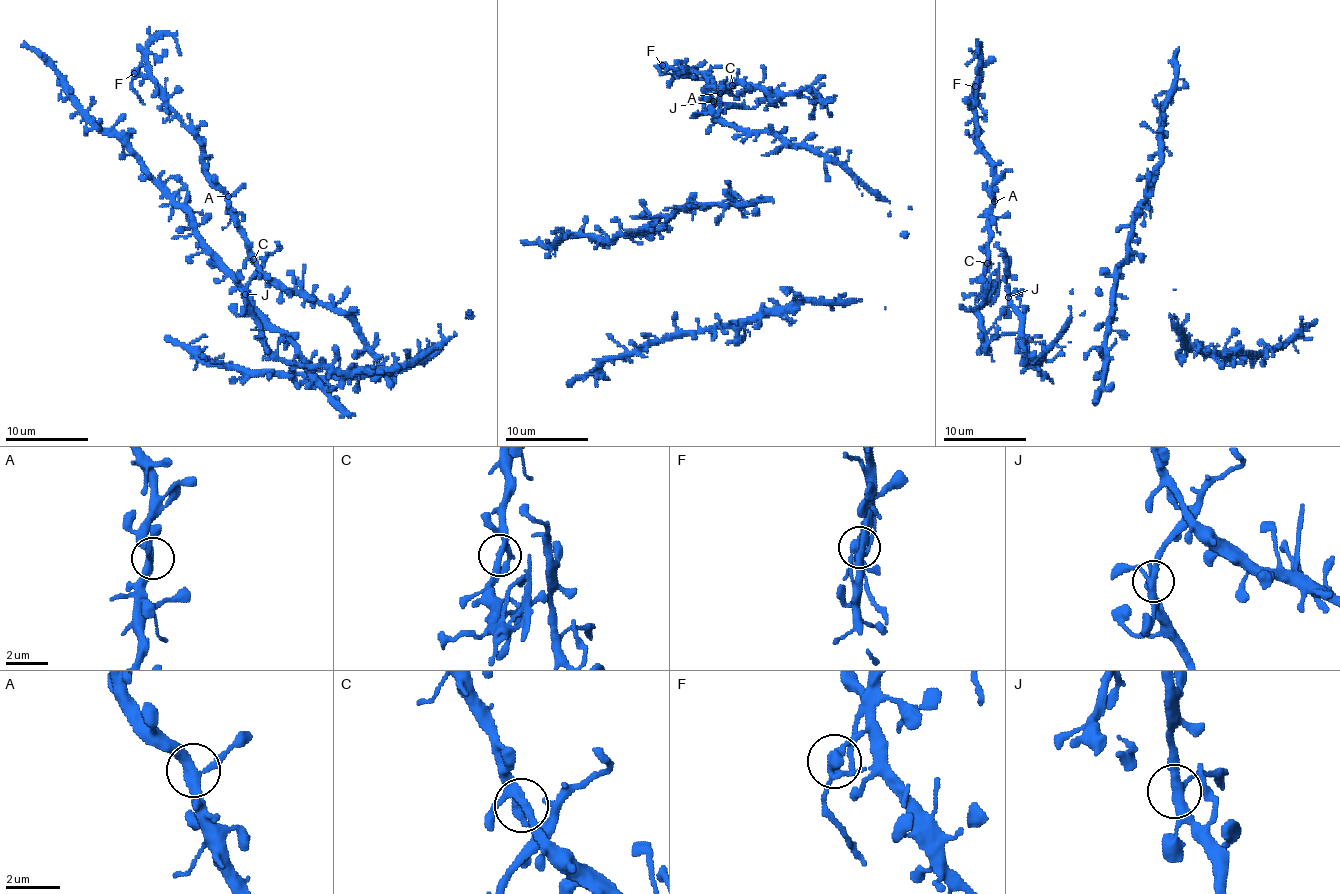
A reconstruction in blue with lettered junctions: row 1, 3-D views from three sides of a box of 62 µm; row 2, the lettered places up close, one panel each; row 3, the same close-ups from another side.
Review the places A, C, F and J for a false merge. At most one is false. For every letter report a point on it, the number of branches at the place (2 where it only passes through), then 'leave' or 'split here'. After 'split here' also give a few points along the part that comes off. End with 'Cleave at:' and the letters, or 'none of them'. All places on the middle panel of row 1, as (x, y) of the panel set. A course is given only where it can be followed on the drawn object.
A: place (720, 93); branches 3; leave
C: place (732, 85); branches 3; leave
F: place (662, 65); branches 3; split here
J: place (713, 101); branches 3; leave
Cleave at: F

